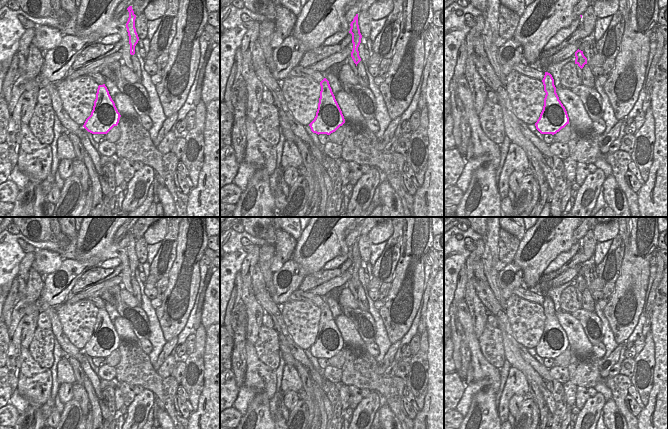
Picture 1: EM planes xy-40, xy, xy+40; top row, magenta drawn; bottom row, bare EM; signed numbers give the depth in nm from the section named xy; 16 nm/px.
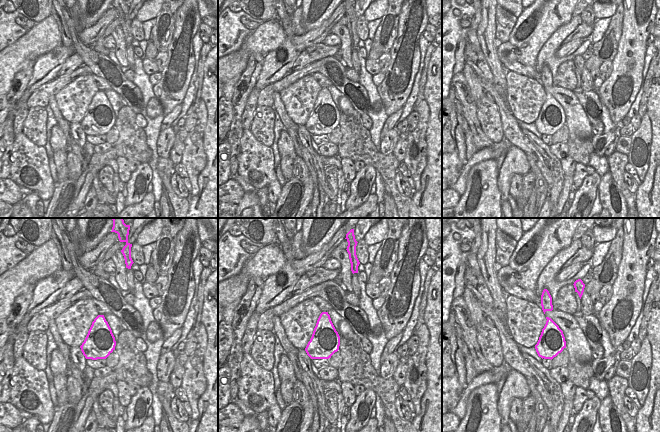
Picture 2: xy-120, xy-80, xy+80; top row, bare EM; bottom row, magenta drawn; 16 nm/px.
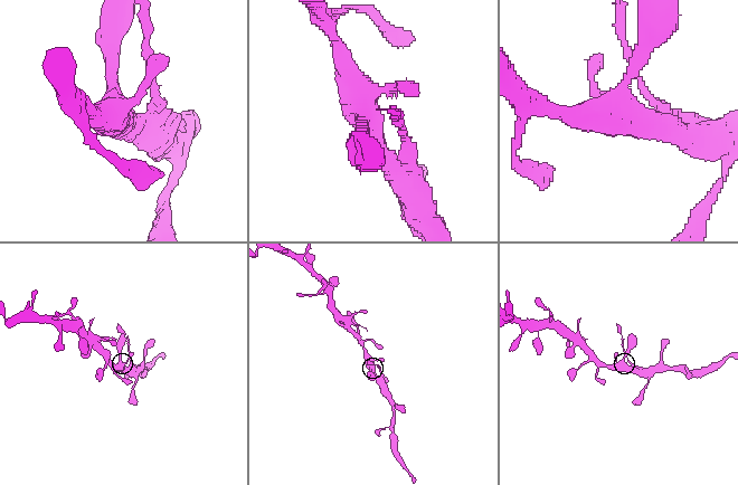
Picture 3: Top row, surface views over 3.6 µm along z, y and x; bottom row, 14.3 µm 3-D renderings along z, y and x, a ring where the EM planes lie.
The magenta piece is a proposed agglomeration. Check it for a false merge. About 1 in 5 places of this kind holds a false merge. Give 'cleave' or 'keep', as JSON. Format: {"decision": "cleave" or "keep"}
{"decision": "keep"}

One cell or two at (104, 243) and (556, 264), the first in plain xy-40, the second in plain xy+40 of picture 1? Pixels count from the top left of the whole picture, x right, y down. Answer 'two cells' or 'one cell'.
two cells

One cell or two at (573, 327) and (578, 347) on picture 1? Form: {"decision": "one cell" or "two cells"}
{"decision": "one cell"}

